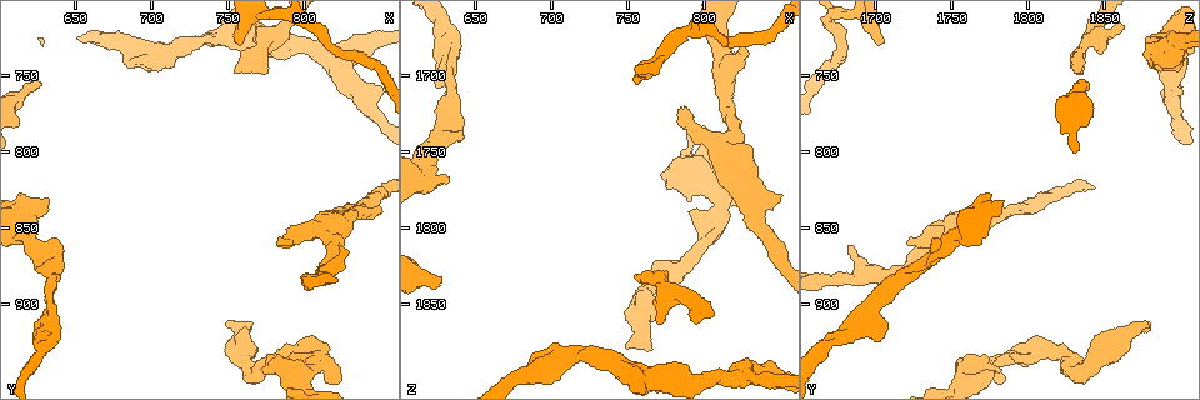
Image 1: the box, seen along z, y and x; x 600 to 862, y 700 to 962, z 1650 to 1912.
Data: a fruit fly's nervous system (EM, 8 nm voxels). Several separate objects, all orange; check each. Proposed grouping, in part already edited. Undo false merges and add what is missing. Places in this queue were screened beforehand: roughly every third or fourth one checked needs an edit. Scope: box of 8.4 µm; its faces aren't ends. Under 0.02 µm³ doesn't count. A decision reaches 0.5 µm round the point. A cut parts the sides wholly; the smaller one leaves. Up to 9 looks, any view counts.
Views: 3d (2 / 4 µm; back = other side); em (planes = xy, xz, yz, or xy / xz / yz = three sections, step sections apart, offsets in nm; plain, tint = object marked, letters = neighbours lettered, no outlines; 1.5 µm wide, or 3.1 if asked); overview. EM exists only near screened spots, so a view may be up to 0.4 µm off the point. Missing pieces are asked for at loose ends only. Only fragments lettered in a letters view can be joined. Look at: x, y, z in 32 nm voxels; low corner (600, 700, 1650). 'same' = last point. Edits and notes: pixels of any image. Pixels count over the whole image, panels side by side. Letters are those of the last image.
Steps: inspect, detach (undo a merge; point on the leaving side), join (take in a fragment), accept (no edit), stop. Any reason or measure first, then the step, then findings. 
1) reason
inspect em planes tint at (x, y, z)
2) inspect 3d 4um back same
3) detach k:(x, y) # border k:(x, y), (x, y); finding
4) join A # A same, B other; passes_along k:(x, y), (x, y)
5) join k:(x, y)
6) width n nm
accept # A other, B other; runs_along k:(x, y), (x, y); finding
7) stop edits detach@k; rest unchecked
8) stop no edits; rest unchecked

free end
inspect em planes letters at (824, 862, 1682)

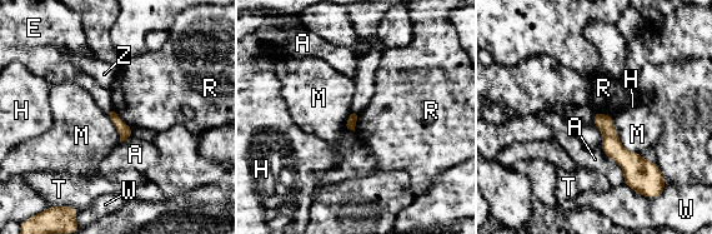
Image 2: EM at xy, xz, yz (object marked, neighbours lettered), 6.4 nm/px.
accept # A other, E other, H other, M other, R other, T other, W other, Z other; border 2:(114, 110), (133, 128); no lettered fragment goes on from it

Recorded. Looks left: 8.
branch stops here
inspect 3d 2um at (754, 728, 1706)

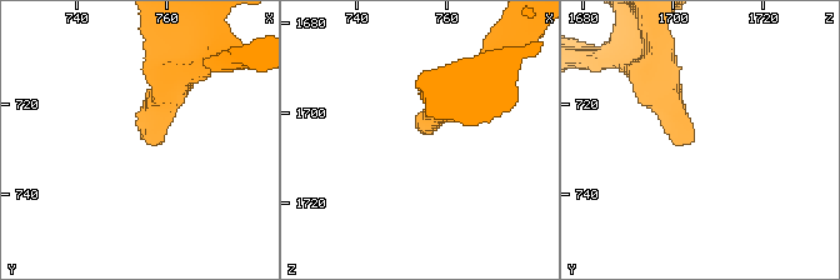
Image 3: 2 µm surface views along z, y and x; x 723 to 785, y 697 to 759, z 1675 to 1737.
shape alone is not enough
inspect em planes letters at (755, 728, 1705)

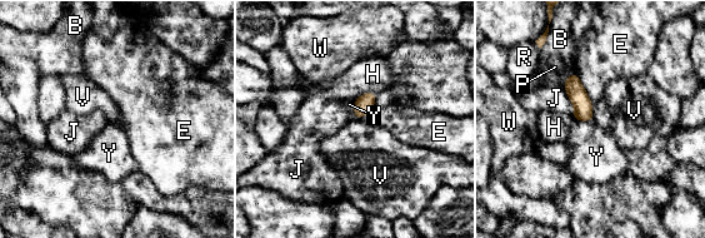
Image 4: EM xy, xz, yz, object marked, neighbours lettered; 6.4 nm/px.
longest_contact E 220 nm
accept # B other, E other, H other, J other, P other, R other, V other, W other, Y other; border 4:(355, 99), (354, 118); none of them fits

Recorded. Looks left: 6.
stops while still wide
inspect em planes letters at (630, 832, 1766)

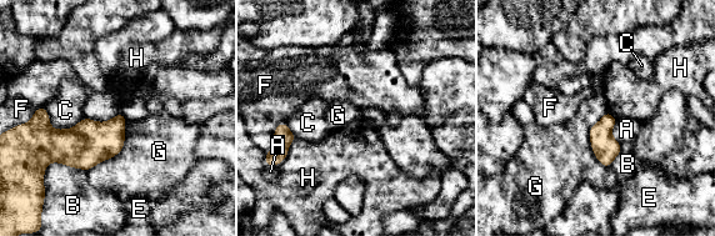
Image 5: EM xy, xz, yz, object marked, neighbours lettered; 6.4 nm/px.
longest_contact G 420 nm
accept # A other, B other, C other, E other, F other, G other, H other; no lettered fragment goes on from it

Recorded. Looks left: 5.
an open end
inspect em xy step 4 letters at (624, 754, 1836)

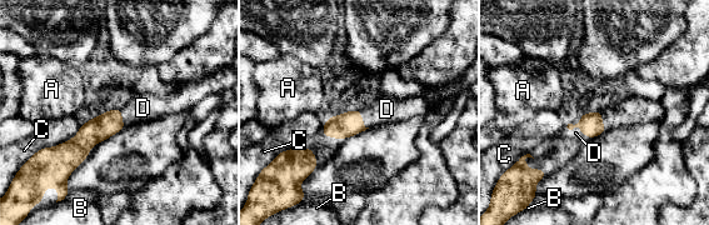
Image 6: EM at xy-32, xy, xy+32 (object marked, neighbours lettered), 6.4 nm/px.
join D # A other, B other, C other, D same; passes_along 6:(592, 125), (578, 126), (575, 133); it goes on there

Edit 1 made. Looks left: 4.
stop edits join@6; rest unchecked

